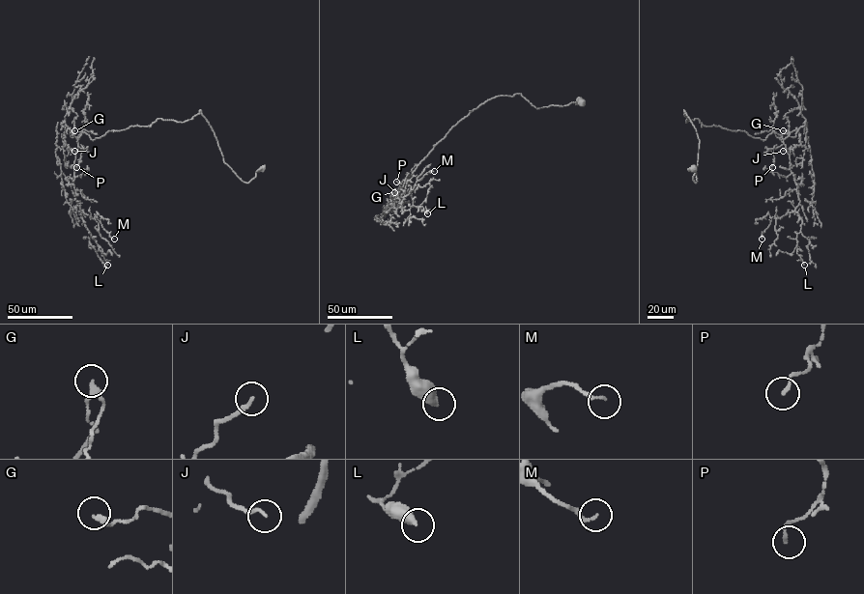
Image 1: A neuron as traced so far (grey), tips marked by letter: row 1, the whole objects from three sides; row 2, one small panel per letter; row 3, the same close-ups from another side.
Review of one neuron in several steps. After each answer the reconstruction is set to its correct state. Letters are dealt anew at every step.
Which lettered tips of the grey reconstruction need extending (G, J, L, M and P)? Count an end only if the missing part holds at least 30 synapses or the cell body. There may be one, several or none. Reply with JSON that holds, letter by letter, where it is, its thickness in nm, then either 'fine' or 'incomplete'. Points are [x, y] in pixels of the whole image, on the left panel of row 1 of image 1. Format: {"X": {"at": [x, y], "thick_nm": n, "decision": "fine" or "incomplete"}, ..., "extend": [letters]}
{"G": {"at": [74, 130], "thick_nm": 320, "decision": "fine"}, "J": {"at": [74, 151], "thick_nm": 160, "decision": "fine"}, "L": {"at": [107, 265], "thick_nm": 440, "decision": "fine"}, "M": {"at": [114, 239], "thick_nm": 150, "decision": "fine"}, "P": {"at": [76, 167], "thick_nm": 130, "decision": "fine"}, "extend": []}

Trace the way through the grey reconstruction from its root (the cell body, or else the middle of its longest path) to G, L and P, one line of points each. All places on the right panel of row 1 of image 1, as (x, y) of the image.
G: (693, 168), (696, 183), (699, 140), (683, 110), (686, 122), (763, 140), (797, 129), (783, 130)
L: (693, 168), (696, 183), (699, 140), (683, 110), (686, 122), (763, 140), (774, 132), (797, 186), (804, 265)
P: (693, 168), (696, 183), (699, 140), (683, 110), (686, 122), (763, 140), (774, 132), (783, 143), (772, 167)

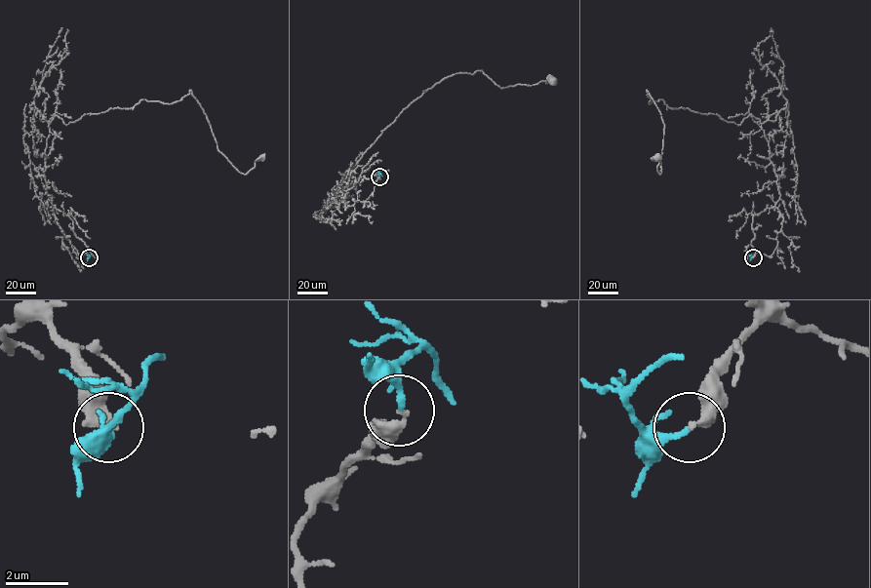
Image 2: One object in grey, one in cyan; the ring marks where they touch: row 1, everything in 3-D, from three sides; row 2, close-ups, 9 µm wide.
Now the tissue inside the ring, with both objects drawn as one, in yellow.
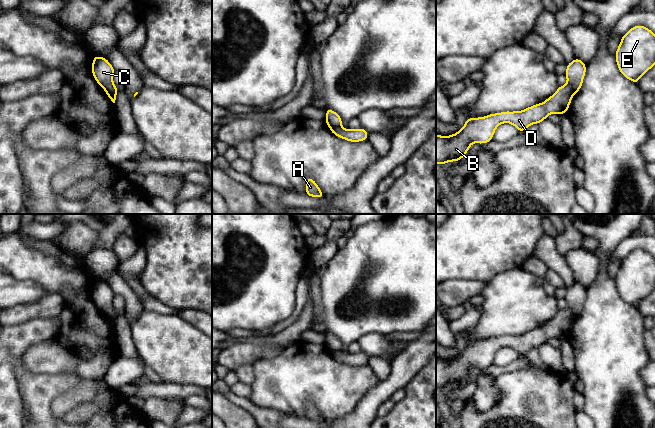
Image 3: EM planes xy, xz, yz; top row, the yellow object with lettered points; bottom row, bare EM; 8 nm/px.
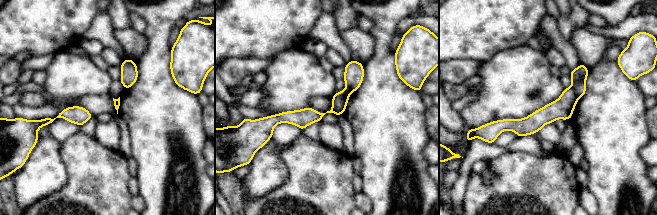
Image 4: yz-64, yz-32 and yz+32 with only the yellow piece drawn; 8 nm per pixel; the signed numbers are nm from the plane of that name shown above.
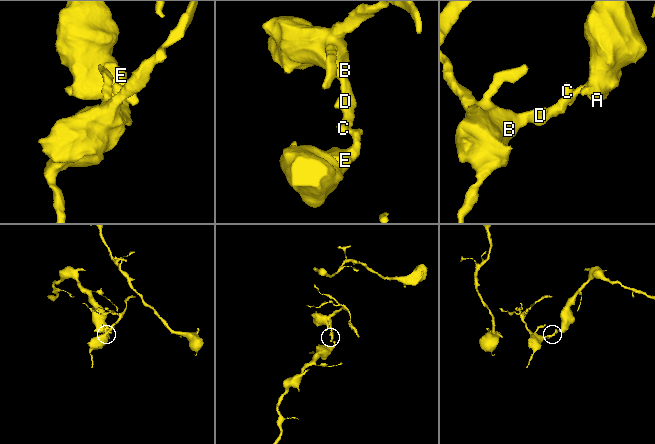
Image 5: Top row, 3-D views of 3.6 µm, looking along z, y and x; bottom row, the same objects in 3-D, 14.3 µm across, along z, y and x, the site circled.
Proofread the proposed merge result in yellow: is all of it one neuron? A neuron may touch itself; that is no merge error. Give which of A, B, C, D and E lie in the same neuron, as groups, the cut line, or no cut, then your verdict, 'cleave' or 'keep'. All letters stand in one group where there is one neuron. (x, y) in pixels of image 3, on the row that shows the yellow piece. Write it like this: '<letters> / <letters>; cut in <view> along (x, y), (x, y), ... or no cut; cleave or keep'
A C E / B D; cut in xz along (329, 126), (341, 127); cleave

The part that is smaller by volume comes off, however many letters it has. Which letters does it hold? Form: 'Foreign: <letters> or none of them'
Foreign: B, D

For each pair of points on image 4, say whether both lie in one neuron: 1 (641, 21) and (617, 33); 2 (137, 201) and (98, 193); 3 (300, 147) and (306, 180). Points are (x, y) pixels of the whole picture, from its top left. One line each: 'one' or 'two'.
1: one
2: two
3: one

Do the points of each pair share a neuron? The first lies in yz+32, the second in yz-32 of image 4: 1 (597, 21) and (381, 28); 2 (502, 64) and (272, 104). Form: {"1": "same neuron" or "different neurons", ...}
{"1": "different neurons", "2": "same neuron"}

